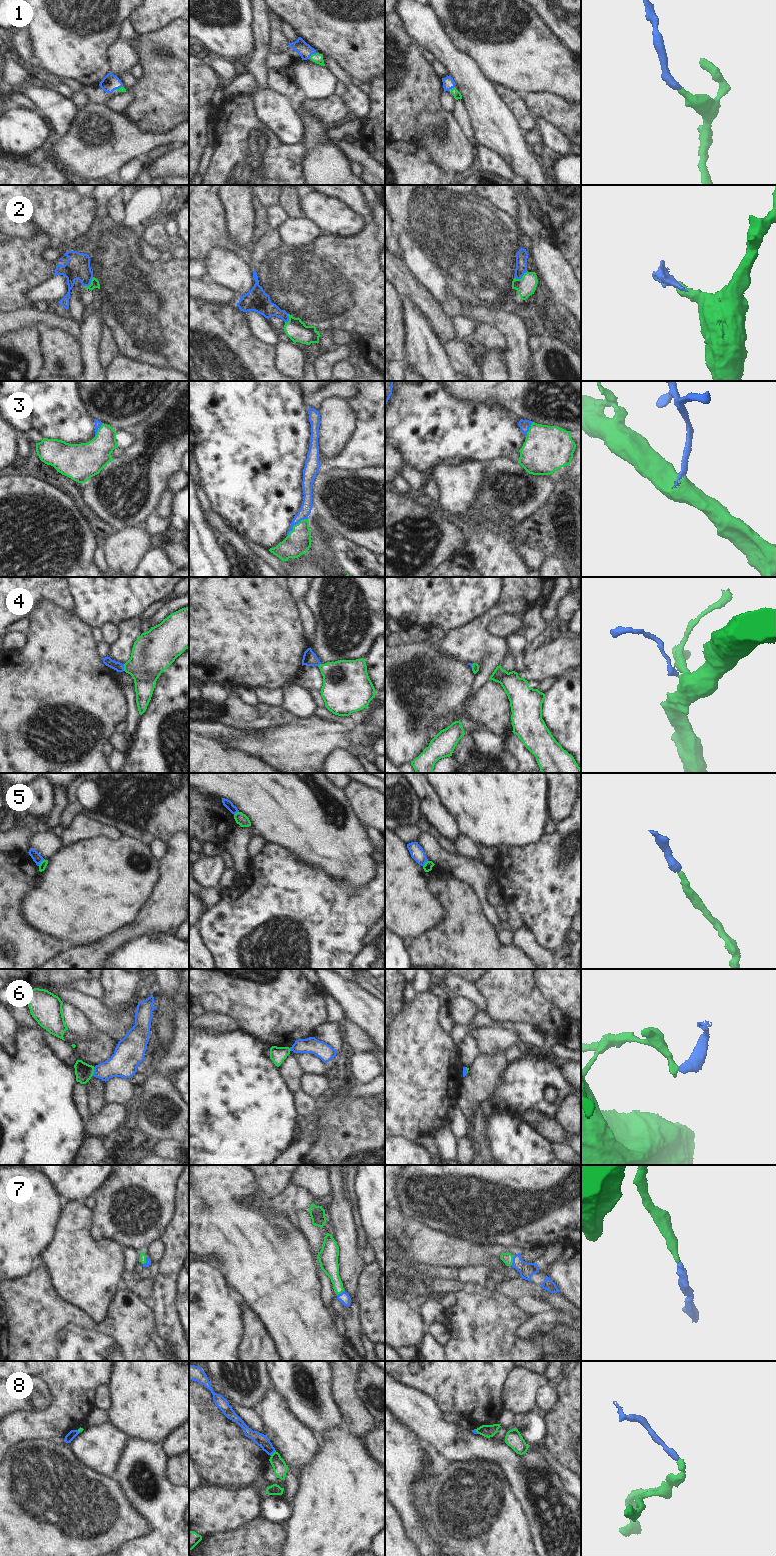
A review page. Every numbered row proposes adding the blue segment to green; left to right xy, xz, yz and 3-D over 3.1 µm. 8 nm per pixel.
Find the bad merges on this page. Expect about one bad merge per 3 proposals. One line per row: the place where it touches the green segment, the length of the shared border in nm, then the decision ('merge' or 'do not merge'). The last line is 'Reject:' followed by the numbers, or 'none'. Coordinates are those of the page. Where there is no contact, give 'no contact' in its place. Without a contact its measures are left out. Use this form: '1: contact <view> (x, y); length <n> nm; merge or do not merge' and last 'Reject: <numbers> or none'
1: contact xz (312, 54); length 80 nm; merge
2: contact yz (521, 278); length 130 nm; do not merge
3: contact xz (296, 524); length 220 nm; merge
4: contact xy (124, 667); length 60 nm; merge
5: contact xy (41, 862); length 80 nm; do not merge
6: contact xy (93, 1071); length 70 nm; do not merge
7: contact yz (512, 1261); length 90 nm; merge
8: contact xz (273, 1453); length 60 nm; do not merge
Reject: 2, 5, 6, 8

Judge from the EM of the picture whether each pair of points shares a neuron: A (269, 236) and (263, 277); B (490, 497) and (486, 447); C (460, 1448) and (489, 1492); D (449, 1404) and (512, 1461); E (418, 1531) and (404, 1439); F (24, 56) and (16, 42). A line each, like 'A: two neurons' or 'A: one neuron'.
A: one neuron
B: two neurons
C: two neurons
D: two neurons
E: one neuron
F: one neuron

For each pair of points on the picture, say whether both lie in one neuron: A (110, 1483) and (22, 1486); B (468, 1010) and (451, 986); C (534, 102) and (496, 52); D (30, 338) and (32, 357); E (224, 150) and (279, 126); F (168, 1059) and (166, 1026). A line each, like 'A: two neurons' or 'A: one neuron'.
A: one neuron
B: two neurons
C: two neurons
D: one neuron
E: two neurons
F: two neurons

